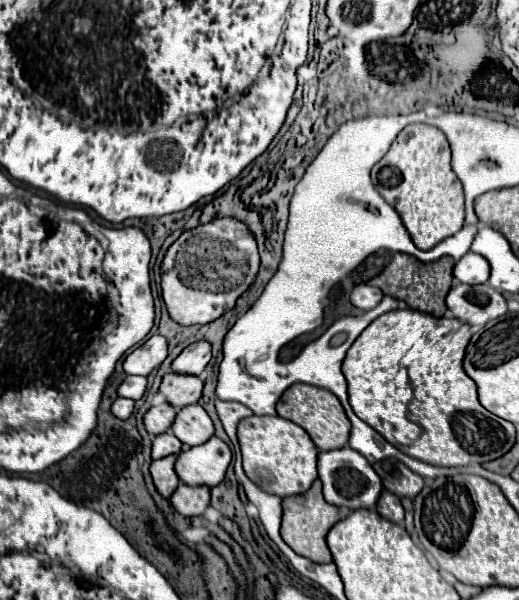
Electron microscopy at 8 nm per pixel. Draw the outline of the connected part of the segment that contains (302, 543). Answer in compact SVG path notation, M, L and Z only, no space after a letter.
M316 480L312 488L306 494L300 496L288 496L282 500L284 516L282 516L282 538L284 542L298 554L314 560L314 562L332 562L332 552L326 544L326 534L330 528L344 518L342 508L332 506L322 496L322 482Z

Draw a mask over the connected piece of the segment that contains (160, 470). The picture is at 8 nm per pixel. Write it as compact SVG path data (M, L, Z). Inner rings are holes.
M180 452L174 454L174 456L164 456L160 460L154 460L152 466L150 466L154 484L156 484L158 492L164 498L170 498L174 494L174 490L178 488L178 484L180 484L180 478L178 478L178 474L174 470L174 464L176 464L178 456L180 456Z

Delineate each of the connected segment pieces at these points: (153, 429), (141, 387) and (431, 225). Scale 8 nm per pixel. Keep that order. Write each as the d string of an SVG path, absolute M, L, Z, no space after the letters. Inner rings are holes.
M162 402L158 406L152 406L144 416L144 426L150 434L162 434L172 426L172 420L176 416L176 410L172 404Z
M126 376L118 388L118 396L140 400L146 392L146 386L148 386L148 380L144 376Z
M426 124L406 126L388 154L372 168L372 182L382 198L400 214L416 248L430 250L456 234L464 224L464 190L450 168L450 146L444 134Z

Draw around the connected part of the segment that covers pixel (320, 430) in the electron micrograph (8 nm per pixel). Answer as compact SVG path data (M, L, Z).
M292 384L278 400L276 410L278 410L278 416L288 418L290 422L296 422L298 426L302 426L314 440L316 448L320 448L320 450L336 450L336 448L344 448L348 444L350 420L344 412L340 400L324 388L316 388L316 386L308 386L308 384Z

